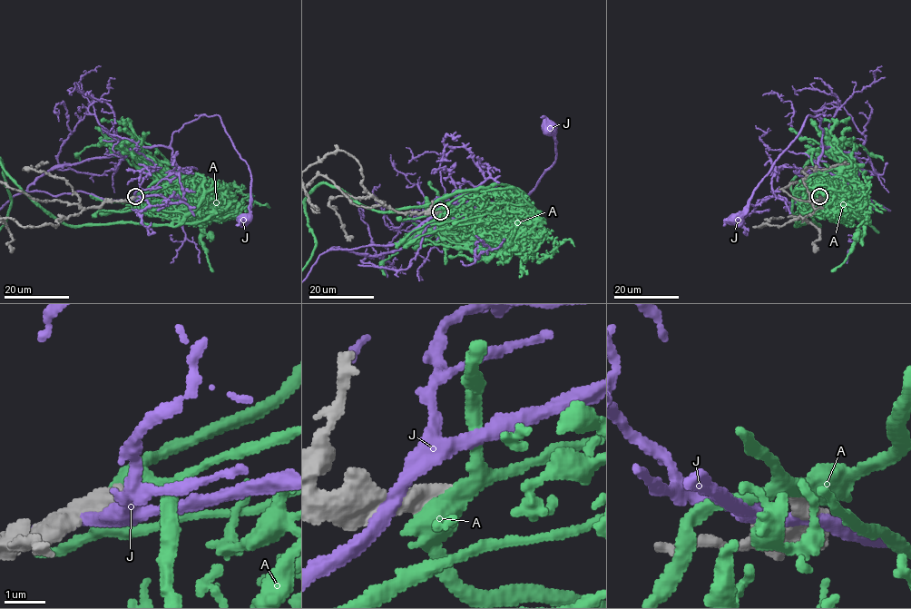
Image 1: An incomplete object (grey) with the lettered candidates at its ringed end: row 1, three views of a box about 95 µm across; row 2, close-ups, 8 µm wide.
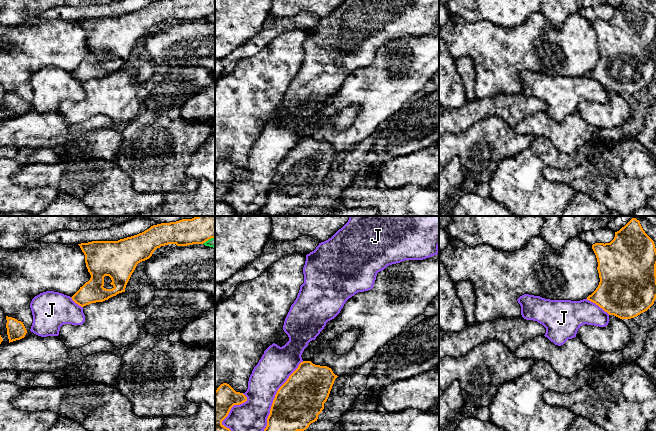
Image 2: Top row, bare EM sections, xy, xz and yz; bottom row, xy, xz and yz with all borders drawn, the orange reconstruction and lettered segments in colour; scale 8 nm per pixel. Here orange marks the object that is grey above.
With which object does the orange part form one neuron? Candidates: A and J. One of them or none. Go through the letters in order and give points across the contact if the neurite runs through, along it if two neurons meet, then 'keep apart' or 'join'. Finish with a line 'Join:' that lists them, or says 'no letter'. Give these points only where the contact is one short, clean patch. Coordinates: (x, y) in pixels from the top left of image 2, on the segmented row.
A: keep apart
J: keep apart
Join: no letter

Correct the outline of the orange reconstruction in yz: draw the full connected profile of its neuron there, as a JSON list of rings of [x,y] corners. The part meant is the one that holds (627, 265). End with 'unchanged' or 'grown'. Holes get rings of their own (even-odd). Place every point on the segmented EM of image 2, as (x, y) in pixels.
[[[632,218],[615,232],[610,243],[595,243],[592,249],[598,262],[600,282],[587,300],[622,320],[637,317],[647,311],[656,299],[656,248],[640,221]]] | unchanged

